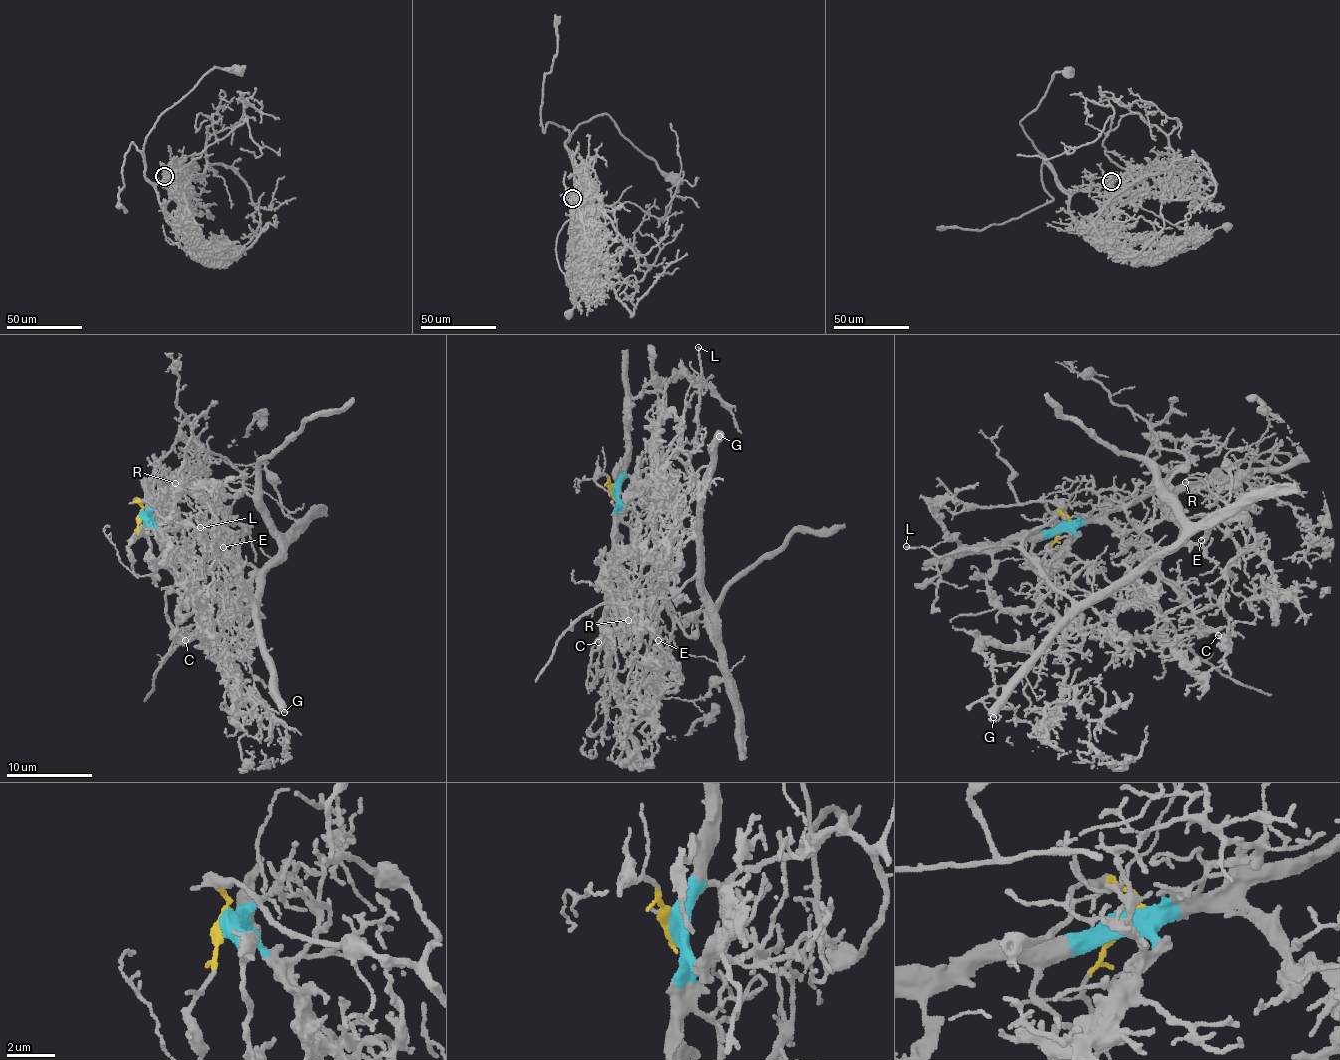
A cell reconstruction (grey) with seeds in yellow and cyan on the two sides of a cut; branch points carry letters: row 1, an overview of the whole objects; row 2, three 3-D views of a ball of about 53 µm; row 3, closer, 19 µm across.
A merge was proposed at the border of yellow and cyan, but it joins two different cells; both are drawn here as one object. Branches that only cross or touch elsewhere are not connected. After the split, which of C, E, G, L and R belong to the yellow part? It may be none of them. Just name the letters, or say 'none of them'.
G, L

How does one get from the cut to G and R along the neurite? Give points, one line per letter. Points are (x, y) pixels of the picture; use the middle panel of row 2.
G: (611, 490), (613, 497), (614, 489), (638, 470), (679, 458), (697, 482), (699, 516), (696, 515), (720, 435)
R: (614, 490), (617, 531), (606, 583), (606, 633), (621, 635), (627, 630), (629, 620)

